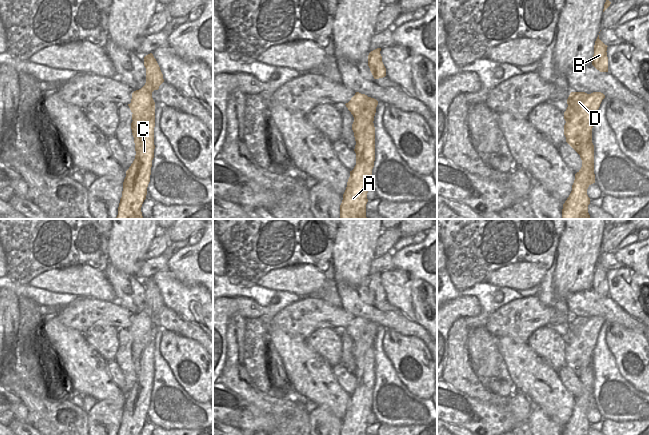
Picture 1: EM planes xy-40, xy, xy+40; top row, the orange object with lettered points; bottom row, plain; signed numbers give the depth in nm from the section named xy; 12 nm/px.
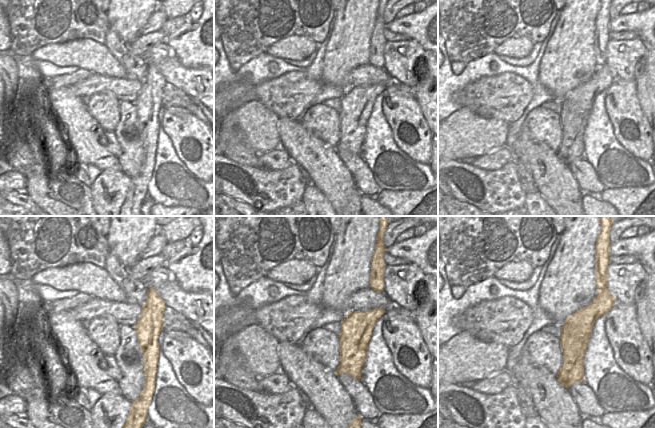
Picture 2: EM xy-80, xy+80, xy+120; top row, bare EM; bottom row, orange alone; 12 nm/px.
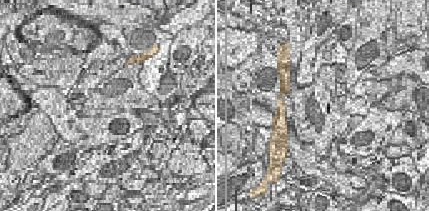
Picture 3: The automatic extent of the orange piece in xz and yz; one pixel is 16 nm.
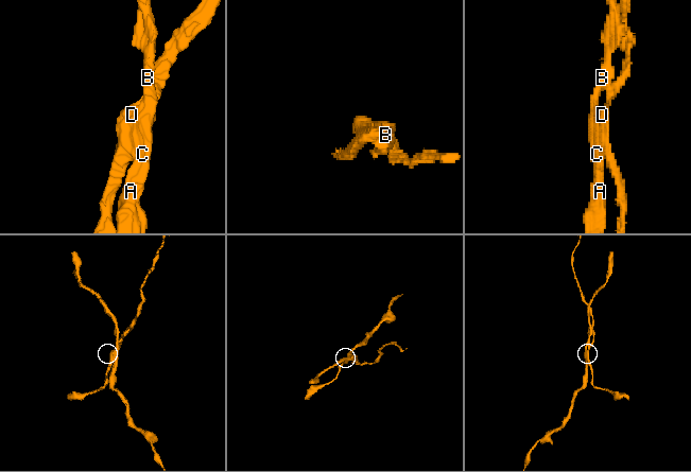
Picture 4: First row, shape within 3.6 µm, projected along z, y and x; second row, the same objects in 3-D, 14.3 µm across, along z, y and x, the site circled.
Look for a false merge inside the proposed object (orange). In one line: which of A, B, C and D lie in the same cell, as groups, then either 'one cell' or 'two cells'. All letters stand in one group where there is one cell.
A B C / D | two cells

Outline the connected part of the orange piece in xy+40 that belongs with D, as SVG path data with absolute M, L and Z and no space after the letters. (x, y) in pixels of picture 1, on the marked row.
M571 92L564 112L566 142L578 153L592 135L598 109L605 95L601 92L587 94Z

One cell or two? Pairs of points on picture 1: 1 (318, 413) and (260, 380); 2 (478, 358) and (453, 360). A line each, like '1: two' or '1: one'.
1: two
2: two

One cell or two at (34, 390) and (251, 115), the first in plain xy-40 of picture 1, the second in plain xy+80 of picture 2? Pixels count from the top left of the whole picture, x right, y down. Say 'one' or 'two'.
two

